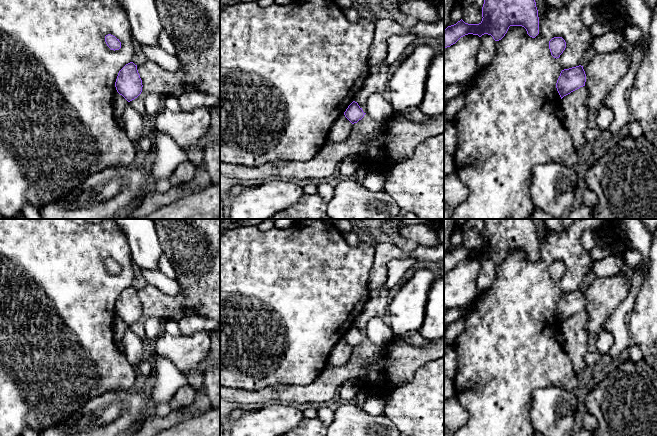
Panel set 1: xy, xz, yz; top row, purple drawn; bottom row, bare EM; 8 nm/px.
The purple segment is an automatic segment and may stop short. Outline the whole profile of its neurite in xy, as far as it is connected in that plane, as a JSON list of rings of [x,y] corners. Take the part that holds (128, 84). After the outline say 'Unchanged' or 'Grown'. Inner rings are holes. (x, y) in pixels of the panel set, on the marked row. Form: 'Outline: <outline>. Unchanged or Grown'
Outline: [[[133,62],[126,64],[118,73],[115,87],[117,92],[128,102],[137,98],[142,92],[142,80]]]. Unchanged

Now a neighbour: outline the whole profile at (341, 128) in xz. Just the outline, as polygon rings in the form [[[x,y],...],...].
[[[342,114],[333,123],[328,139],[331,142],[342,142],[349,136],[352,127],[353,124]]]

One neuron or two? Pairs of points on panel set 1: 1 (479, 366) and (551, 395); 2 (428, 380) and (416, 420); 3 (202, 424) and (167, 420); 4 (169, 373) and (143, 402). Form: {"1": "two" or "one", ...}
{"1": "two", "2": "one", "3": "two", "4": "one"}

